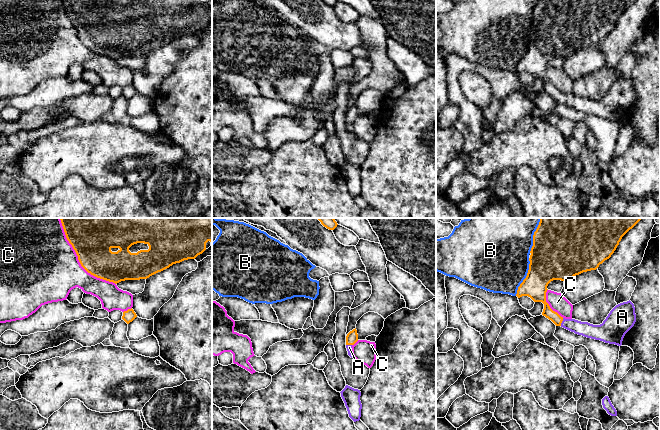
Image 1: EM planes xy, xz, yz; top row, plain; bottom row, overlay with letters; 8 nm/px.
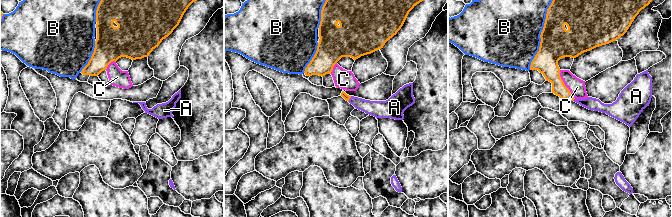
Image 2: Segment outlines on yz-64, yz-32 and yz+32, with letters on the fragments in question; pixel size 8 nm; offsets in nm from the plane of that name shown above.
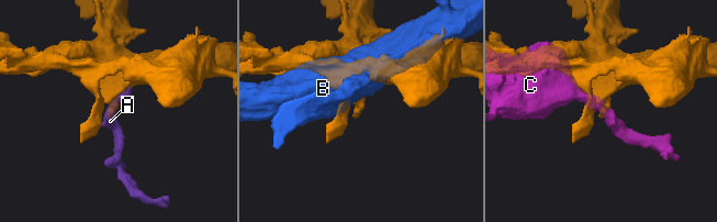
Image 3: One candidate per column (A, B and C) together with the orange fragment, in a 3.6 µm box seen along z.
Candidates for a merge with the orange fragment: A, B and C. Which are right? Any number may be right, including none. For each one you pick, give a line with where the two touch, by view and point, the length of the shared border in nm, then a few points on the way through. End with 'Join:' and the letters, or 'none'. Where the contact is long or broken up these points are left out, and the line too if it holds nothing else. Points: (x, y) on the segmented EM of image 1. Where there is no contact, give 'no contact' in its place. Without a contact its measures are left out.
A: yz (561, 322) | 70 nm | across yz (547, 311), (561, 322), (588, 330)
Join: A

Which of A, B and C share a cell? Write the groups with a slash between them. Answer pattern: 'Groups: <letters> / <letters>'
Groups: A / B / C

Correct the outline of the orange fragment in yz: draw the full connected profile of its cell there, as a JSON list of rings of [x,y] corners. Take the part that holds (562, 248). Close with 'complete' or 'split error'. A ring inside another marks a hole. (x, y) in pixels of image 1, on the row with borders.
[[[540,218],[533,235],[533,246],[529,258],[529,270],[520,284],[516,296],[530,297],[534,302],[542,302],[542,315],[556,326],[561,326],[575,334],[600,340],[605,343],[622,345],[625,334],[634,326],[636,314],[634,304],[629,300],[616,305],[600,325],[565,319],[553,311],[546,302],[548,284],[553,280],[567,281],[583,272],[596,270],[609,259],[616,250],[622,237],[642,218]]]; split error

